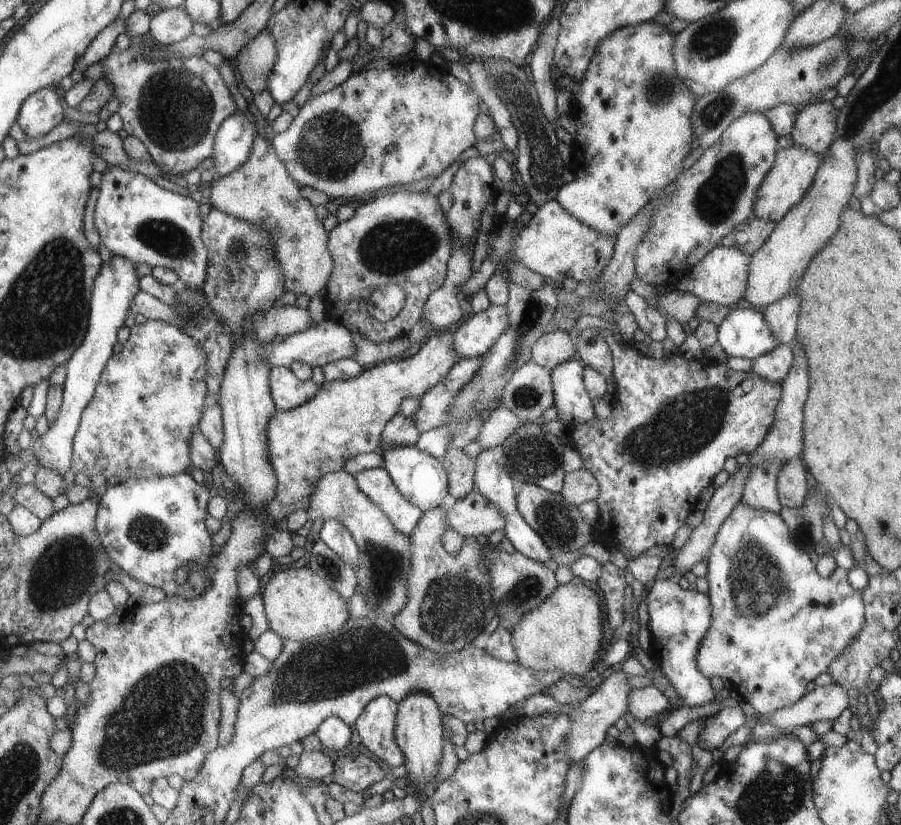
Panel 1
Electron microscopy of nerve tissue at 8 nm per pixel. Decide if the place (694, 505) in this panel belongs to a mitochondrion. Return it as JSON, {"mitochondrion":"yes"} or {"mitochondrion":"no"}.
{"mitochondrion":"no"}

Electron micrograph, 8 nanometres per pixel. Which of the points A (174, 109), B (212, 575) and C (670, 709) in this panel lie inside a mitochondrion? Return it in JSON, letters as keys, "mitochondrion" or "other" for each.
{"A":"mitochondrion","B":"other","C":"other"}

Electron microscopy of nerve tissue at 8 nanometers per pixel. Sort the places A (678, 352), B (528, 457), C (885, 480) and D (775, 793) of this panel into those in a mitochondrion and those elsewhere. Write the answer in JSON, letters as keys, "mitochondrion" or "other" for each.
{"A":"other","B":"mitochondrion","C":"other","D":"mitochondrion"}

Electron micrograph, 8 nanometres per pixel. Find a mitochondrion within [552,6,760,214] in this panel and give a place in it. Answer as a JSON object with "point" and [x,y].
{"point":[715,38]}

